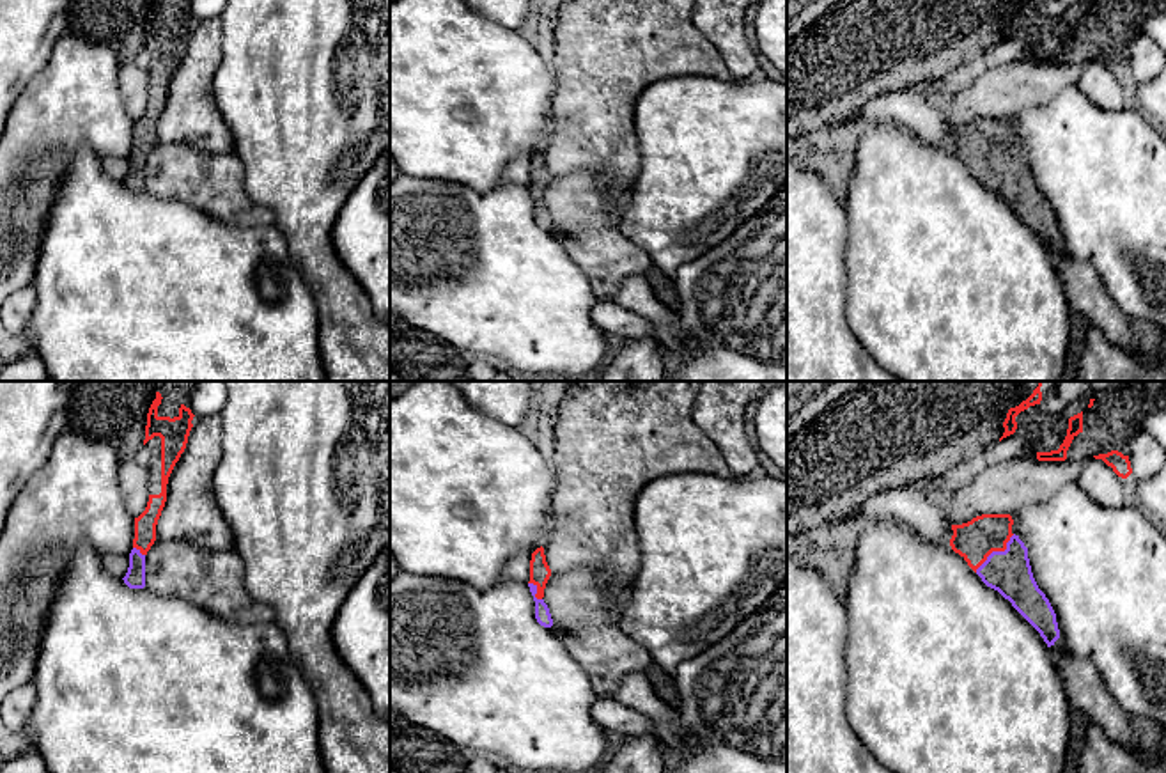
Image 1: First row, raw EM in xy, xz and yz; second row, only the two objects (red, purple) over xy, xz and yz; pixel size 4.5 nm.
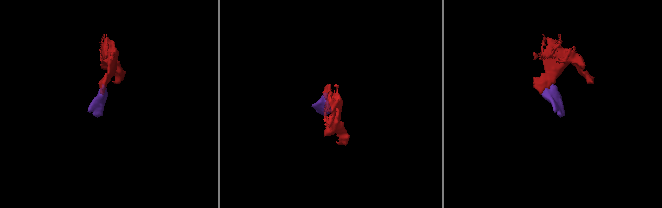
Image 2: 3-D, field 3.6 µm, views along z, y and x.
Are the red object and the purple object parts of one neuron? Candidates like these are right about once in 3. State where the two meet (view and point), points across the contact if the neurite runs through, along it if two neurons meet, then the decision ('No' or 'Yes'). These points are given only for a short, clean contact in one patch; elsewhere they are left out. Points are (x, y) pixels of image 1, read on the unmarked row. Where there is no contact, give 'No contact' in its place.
Touches red at yz (996, 153). Path across: yz (977, 142), (996, 153), (1009, 174). Yes

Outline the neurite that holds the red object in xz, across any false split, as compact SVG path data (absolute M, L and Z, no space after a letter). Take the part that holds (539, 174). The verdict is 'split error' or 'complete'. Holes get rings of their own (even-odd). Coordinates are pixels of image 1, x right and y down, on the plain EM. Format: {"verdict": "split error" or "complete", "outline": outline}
{"verdict": "split error", "outline": "M540 149L532 156L528 190L535 204L535 222L544 230L553 229L549 211L542 202L549 179L551 179L551 172L546 165L544 151Z"}

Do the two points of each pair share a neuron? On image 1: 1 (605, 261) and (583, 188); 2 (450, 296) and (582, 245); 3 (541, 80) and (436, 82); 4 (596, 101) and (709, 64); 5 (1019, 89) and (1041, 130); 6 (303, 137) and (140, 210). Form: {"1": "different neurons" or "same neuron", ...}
{"1": "same neuron", "2": "different neurons", "3": "same neuron", "4": "same neuron", "5": "different neurons", "6": "different neurons"}

